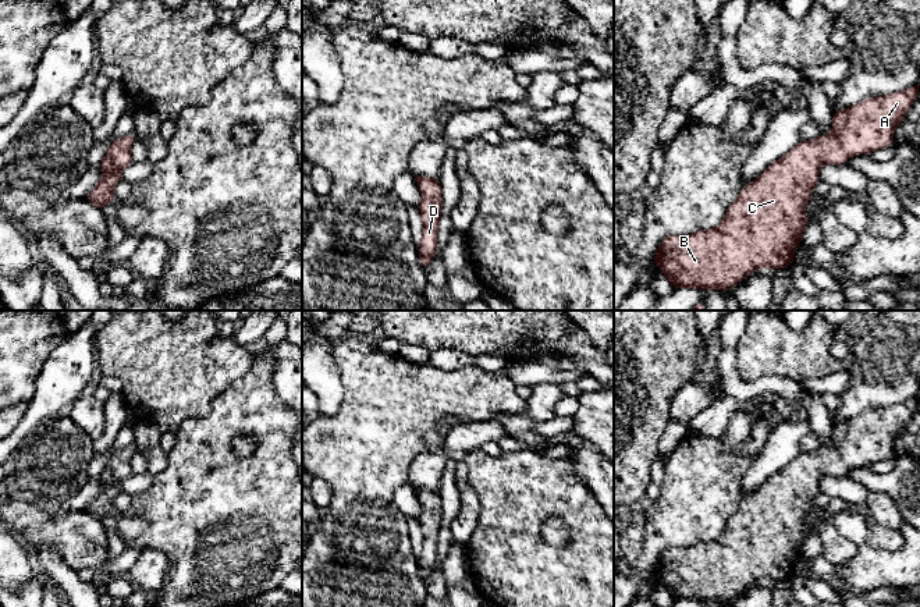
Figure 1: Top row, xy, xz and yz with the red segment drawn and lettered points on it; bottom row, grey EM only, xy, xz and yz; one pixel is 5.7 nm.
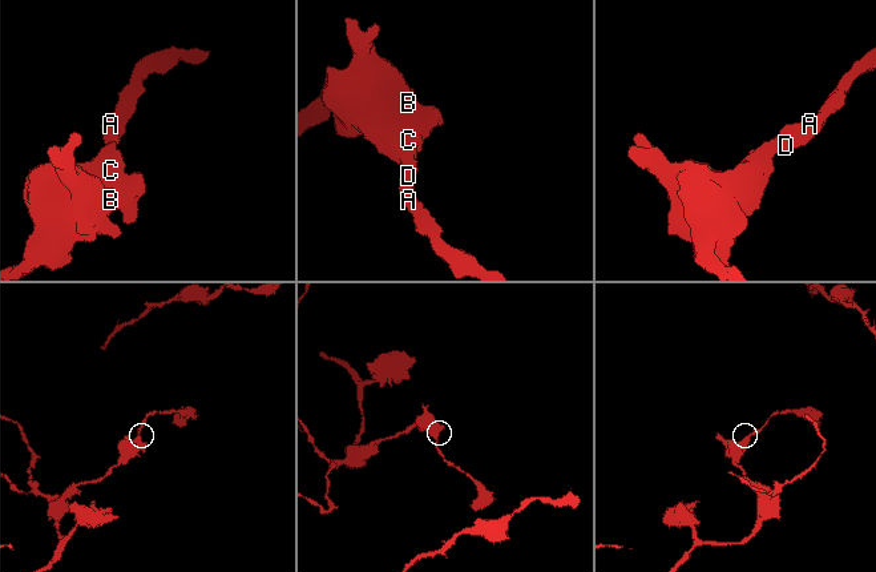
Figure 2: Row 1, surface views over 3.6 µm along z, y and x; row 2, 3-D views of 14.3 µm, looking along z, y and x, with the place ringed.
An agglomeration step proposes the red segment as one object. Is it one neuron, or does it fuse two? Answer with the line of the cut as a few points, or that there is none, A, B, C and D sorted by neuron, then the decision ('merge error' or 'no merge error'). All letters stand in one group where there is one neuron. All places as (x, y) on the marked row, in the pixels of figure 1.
cut none; groups A B C D; no merge error

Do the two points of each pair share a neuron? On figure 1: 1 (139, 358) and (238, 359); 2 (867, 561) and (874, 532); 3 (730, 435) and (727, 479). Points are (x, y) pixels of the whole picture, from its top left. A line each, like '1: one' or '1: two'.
1: one
2: two
3: two

